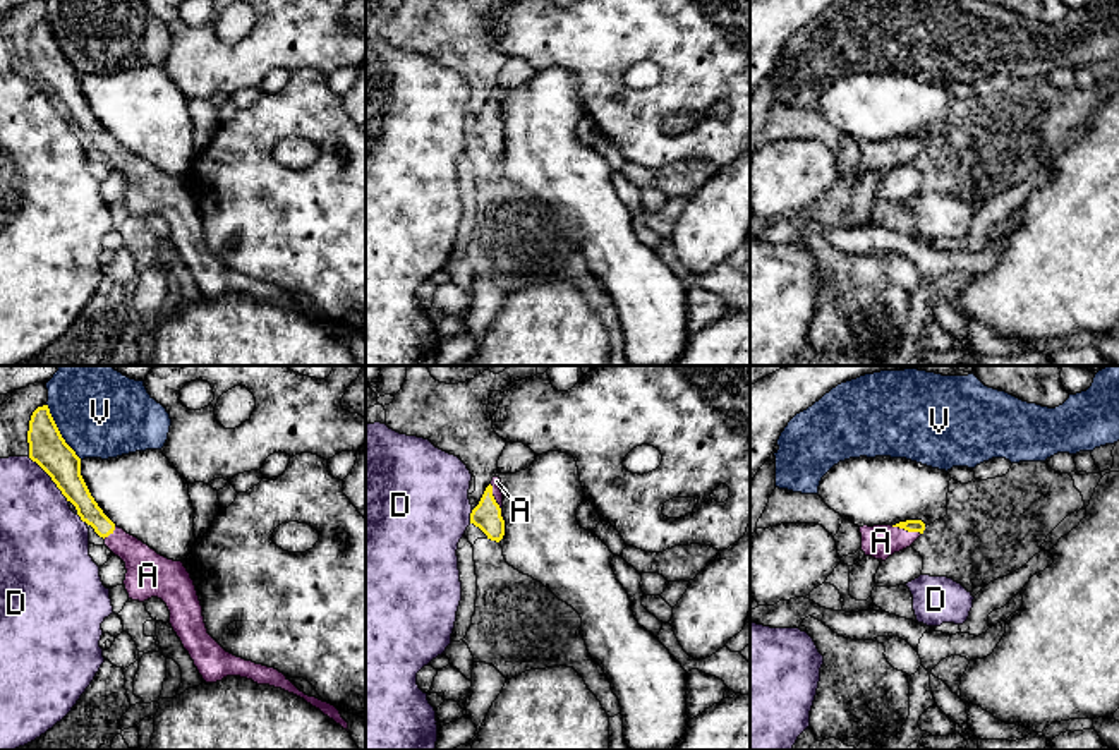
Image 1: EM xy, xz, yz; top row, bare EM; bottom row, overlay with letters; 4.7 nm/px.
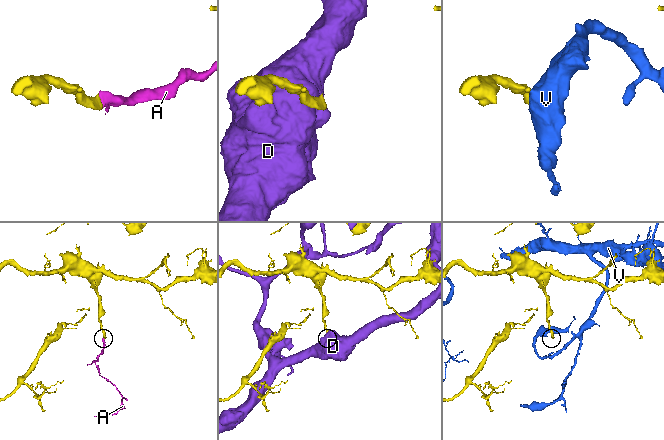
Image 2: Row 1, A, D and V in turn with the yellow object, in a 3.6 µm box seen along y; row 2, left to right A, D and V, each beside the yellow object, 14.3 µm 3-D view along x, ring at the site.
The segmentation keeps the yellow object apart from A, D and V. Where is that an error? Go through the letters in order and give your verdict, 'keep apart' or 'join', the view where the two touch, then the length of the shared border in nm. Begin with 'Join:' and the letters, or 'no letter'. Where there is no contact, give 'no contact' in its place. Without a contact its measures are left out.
Join: A
A: join | xz | 190 nm
D: keep apart | xy | 280 nm
V: keep apart | xy | 300 nm

